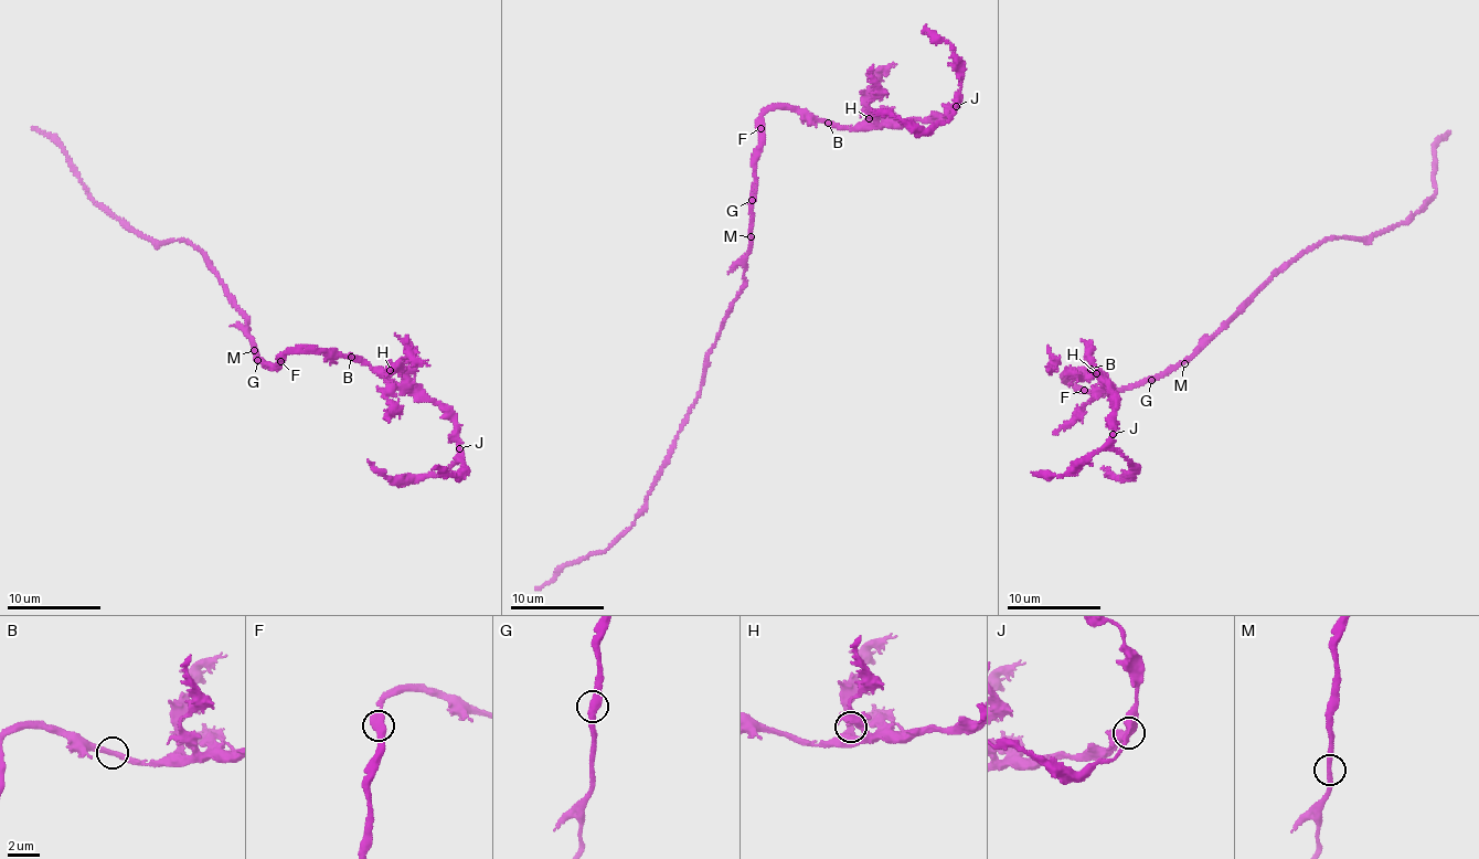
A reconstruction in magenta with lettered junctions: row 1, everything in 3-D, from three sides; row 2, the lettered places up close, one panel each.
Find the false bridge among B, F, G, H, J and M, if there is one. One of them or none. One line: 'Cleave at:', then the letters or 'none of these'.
Cleave at: none of these

